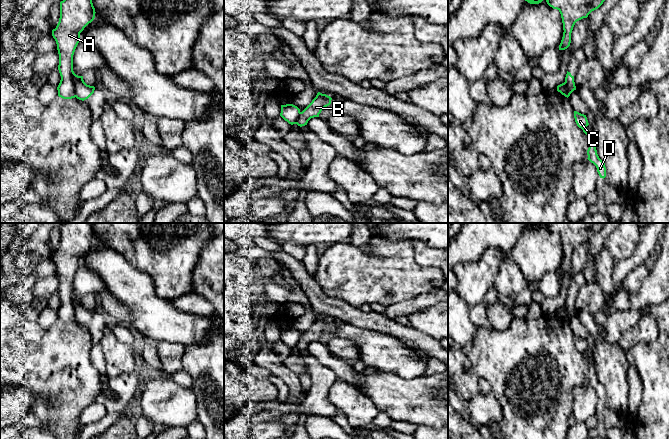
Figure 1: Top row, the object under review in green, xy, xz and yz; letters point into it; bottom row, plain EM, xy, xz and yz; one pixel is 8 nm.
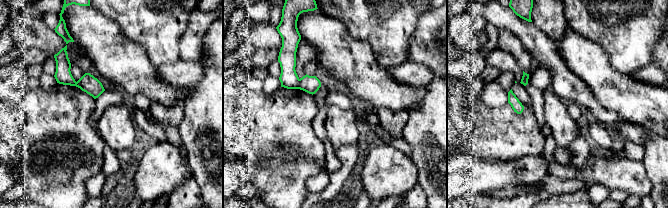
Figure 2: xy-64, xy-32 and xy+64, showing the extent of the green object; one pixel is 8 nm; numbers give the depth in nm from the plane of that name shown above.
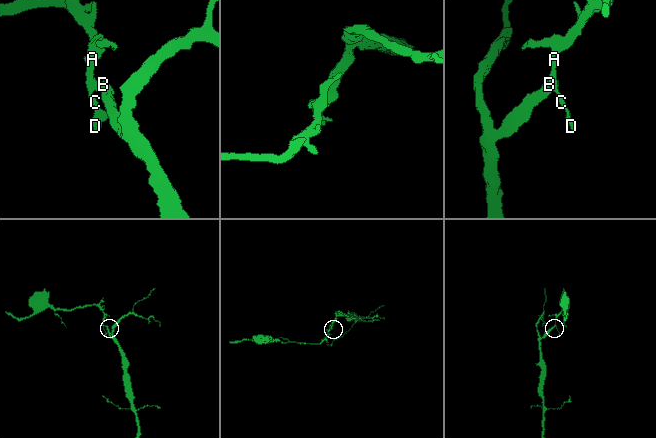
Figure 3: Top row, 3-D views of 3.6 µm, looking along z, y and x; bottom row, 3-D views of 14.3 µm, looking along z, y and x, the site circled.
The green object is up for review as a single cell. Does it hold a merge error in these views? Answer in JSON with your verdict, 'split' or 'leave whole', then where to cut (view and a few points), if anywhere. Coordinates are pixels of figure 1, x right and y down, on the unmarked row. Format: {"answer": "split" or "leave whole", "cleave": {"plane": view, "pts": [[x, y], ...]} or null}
{"answer": "split", "cleave": {"plane": "xy", "pts": [[73, 297], [75, 320]]}}

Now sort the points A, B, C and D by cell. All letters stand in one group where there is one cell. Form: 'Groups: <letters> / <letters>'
Groups: A C D / B

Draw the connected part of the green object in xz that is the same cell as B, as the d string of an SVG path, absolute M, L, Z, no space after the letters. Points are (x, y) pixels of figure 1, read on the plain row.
M318 316L312 326L300 337L296 348L302 351L307 349L311 342L319 341L321 335L331 328L331 324L330 320Z

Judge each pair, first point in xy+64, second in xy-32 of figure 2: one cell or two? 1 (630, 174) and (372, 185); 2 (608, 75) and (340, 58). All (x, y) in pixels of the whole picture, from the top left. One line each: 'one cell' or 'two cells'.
1: one cell
2: one cell

